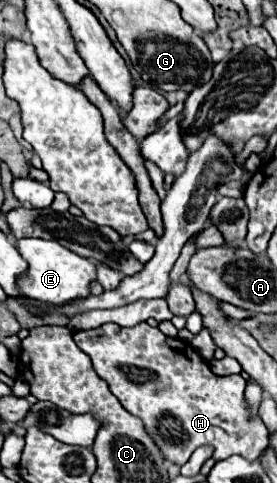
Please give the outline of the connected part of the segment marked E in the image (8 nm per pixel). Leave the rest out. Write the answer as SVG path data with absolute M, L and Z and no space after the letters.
M20 239L16 247L30 265L26 277L18 283L22 293L28 295L30 299L36 299L46 305L62 307L78 299L86 299L90 295L90 283L96 281L94 261L74 255L70 249L60 247L54 241L44 241L44 239Z

